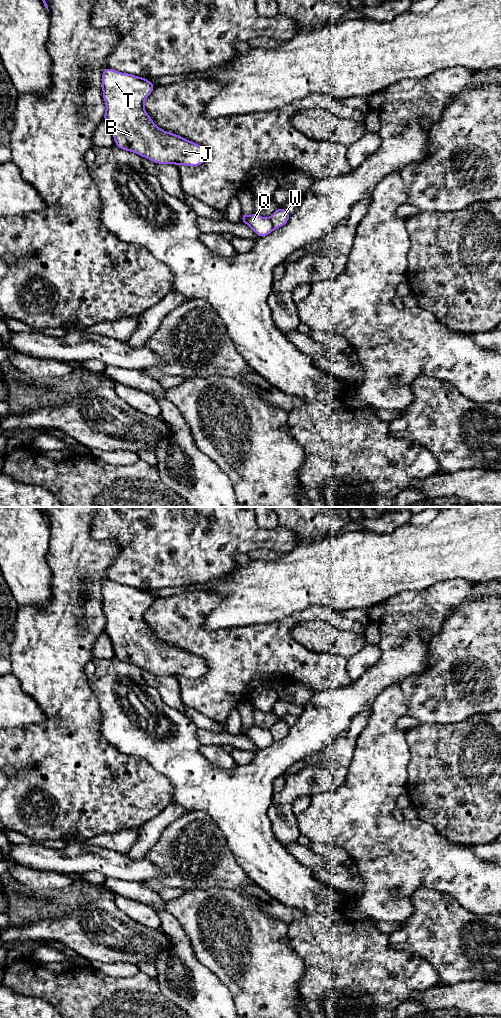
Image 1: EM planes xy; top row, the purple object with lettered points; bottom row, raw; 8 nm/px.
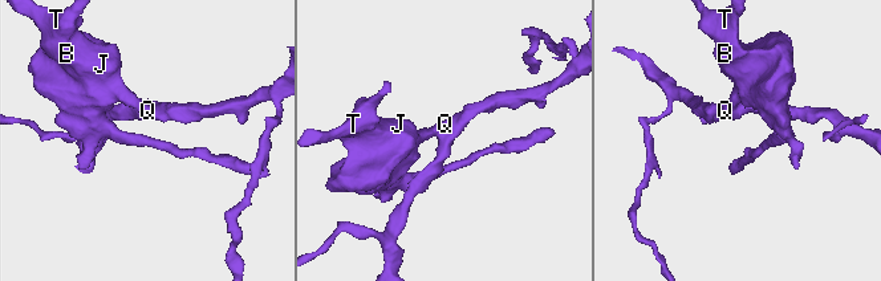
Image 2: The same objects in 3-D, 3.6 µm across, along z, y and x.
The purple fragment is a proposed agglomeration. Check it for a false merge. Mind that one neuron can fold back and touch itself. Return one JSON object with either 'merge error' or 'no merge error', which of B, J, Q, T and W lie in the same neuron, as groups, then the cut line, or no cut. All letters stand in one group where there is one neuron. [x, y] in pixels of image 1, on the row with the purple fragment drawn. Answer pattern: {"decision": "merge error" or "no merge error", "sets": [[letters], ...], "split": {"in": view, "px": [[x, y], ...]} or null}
{"decision": "merge error", "sets": [["B", "J", "Q", "T"], ["W"]], "split": {"in": "xy", "px": [[268, 218], [275, 228]]}}

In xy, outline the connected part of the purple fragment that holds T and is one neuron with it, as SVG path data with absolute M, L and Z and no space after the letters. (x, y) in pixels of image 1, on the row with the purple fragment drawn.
M105 68L102 73L102 92L106 104L103 121L111 128L115 145L125 151L134 152L157 164L200 166L207 159L207 151L193 141L166 132L153 123L144 108L146 98L155 86L146 78Z

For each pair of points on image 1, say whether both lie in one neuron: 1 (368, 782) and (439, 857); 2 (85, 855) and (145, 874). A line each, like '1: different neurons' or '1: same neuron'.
1: same neuron
2: same neuron

